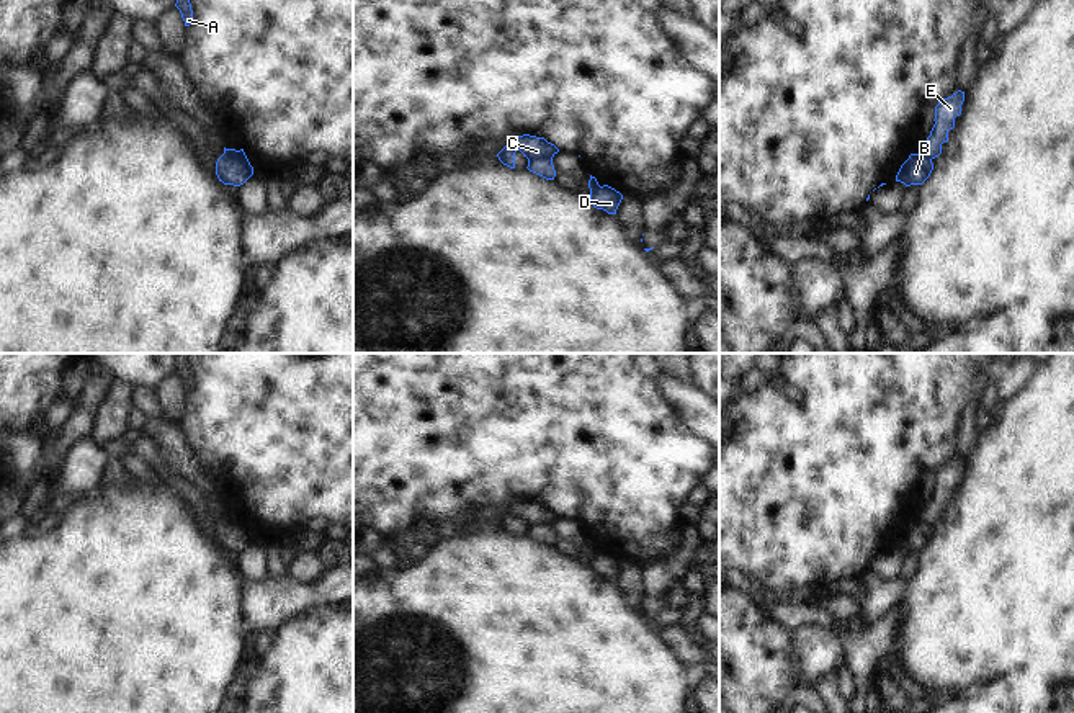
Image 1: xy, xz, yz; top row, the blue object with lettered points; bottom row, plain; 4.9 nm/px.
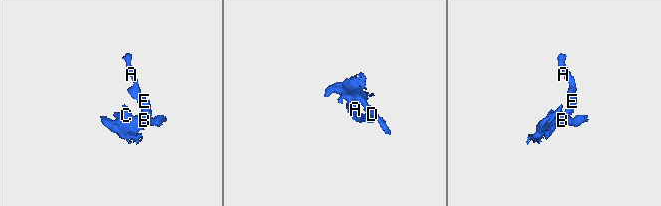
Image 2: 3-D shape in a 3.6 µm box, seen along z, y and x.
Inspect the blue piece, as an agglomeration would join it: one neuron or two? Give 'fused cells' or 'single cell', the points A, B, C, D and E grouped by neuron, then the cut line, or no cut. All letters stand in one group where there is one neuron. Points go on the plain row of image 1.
fused cells; groups A D E / B C; cut xy (224, 519), (247, 529)

